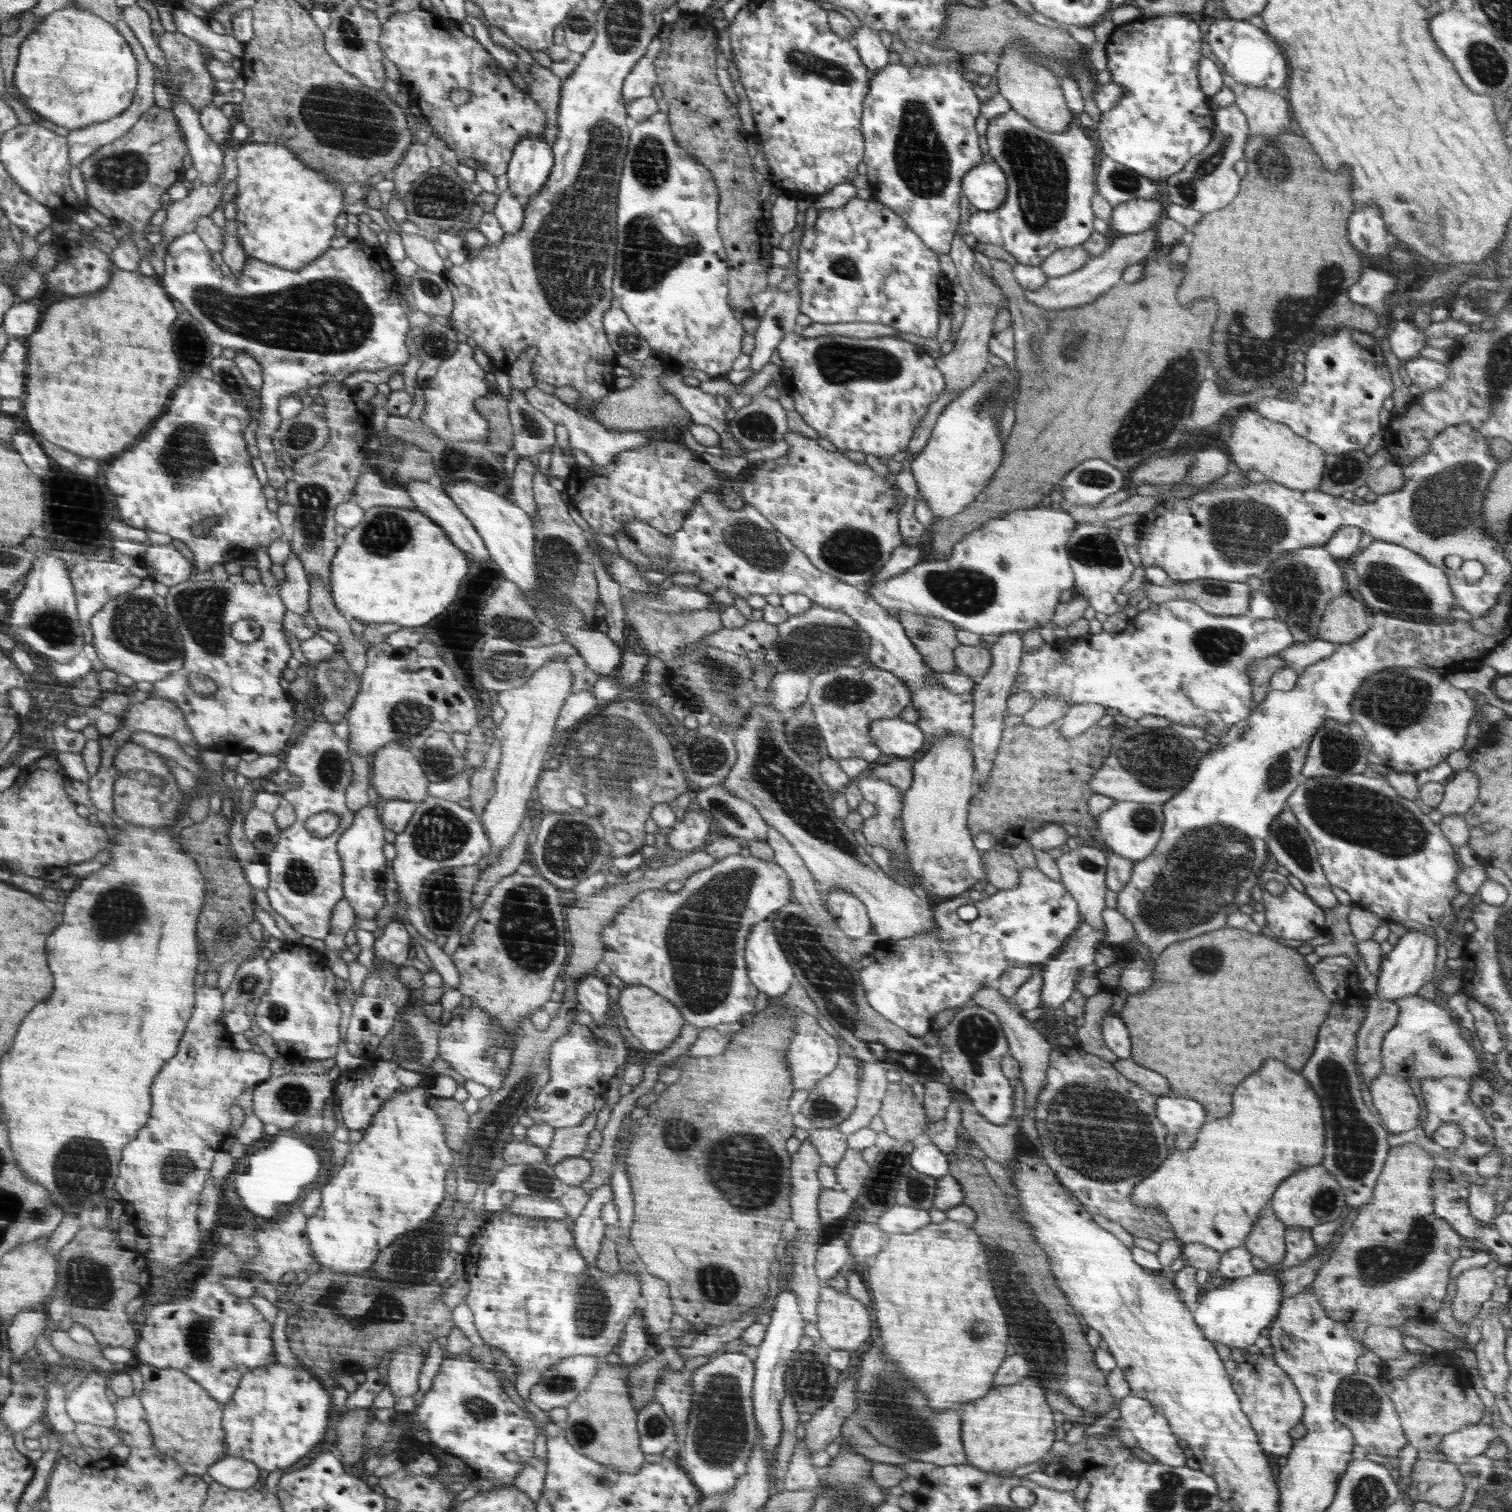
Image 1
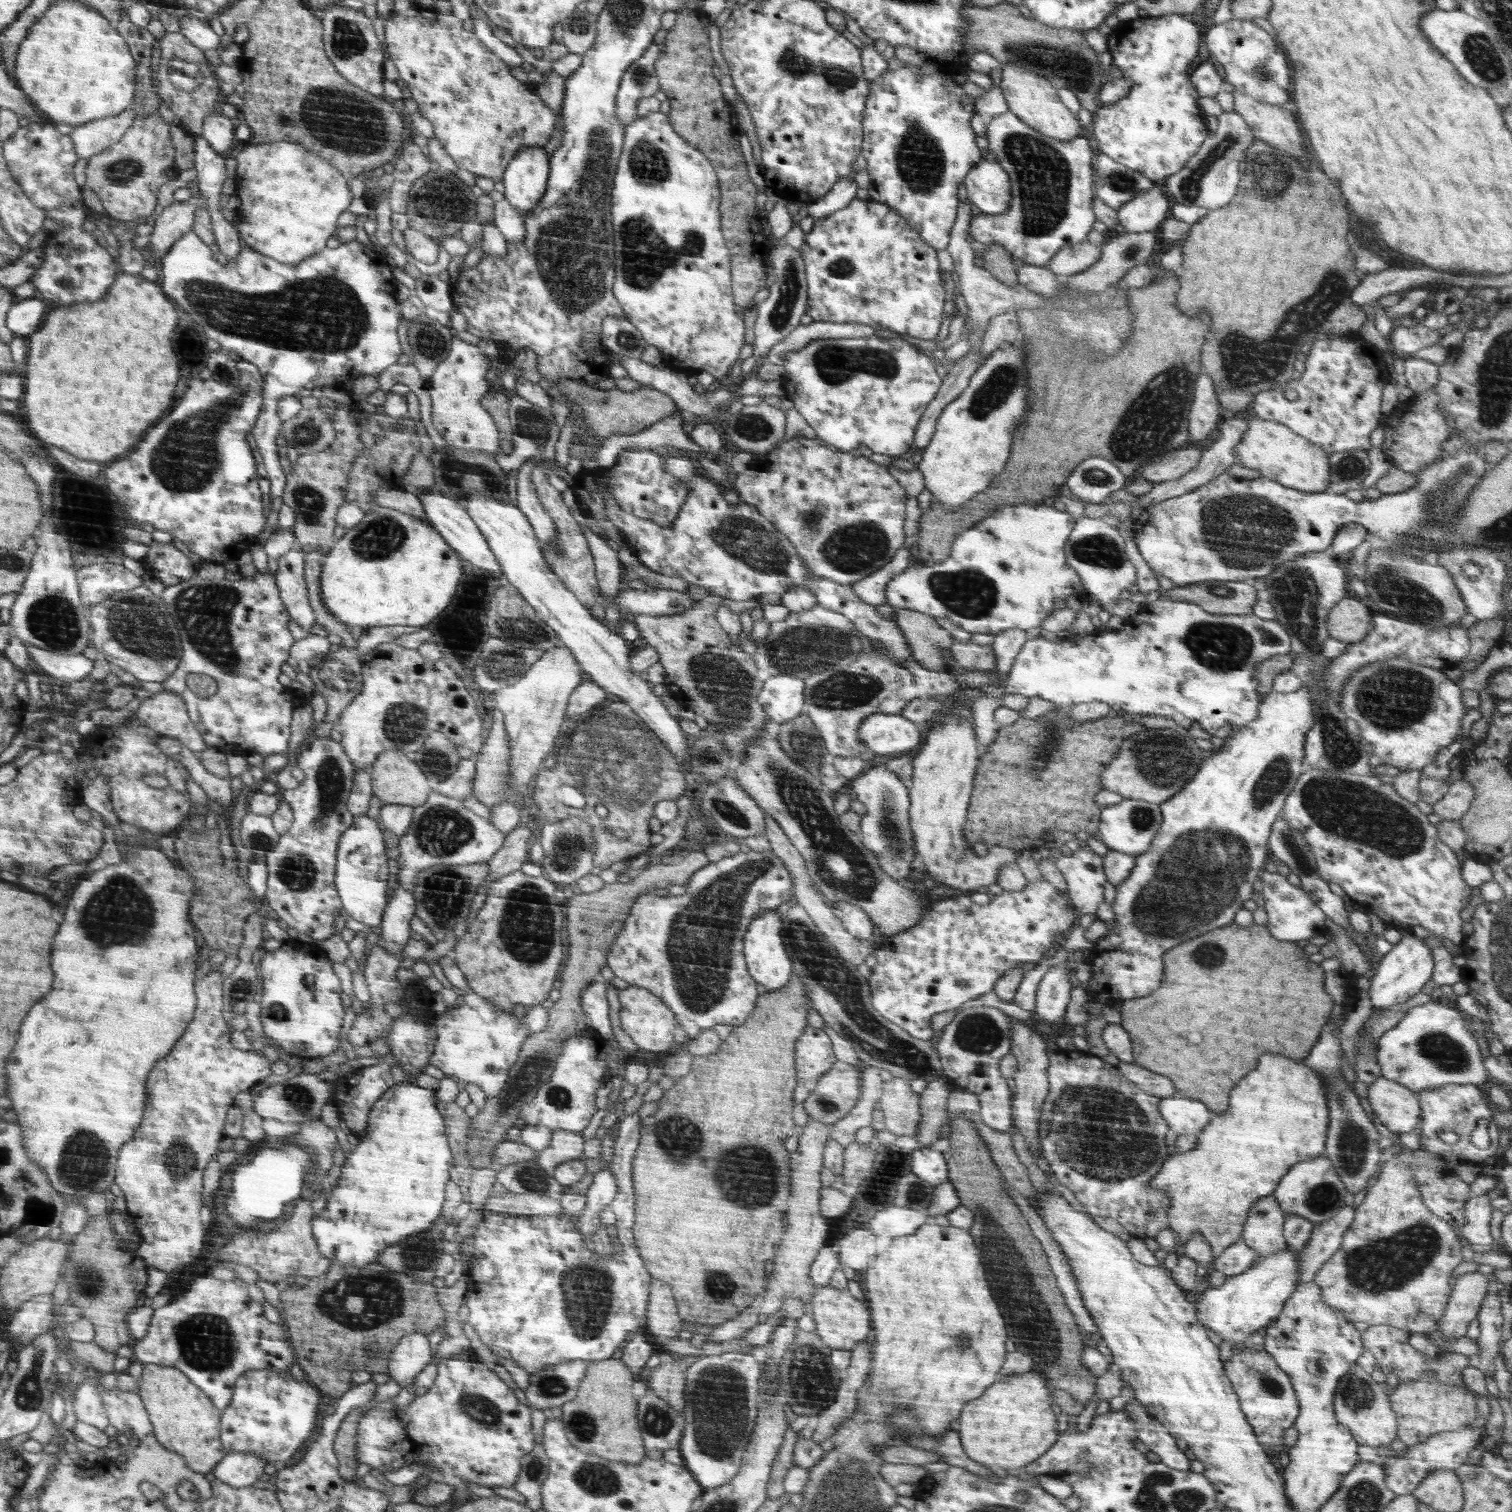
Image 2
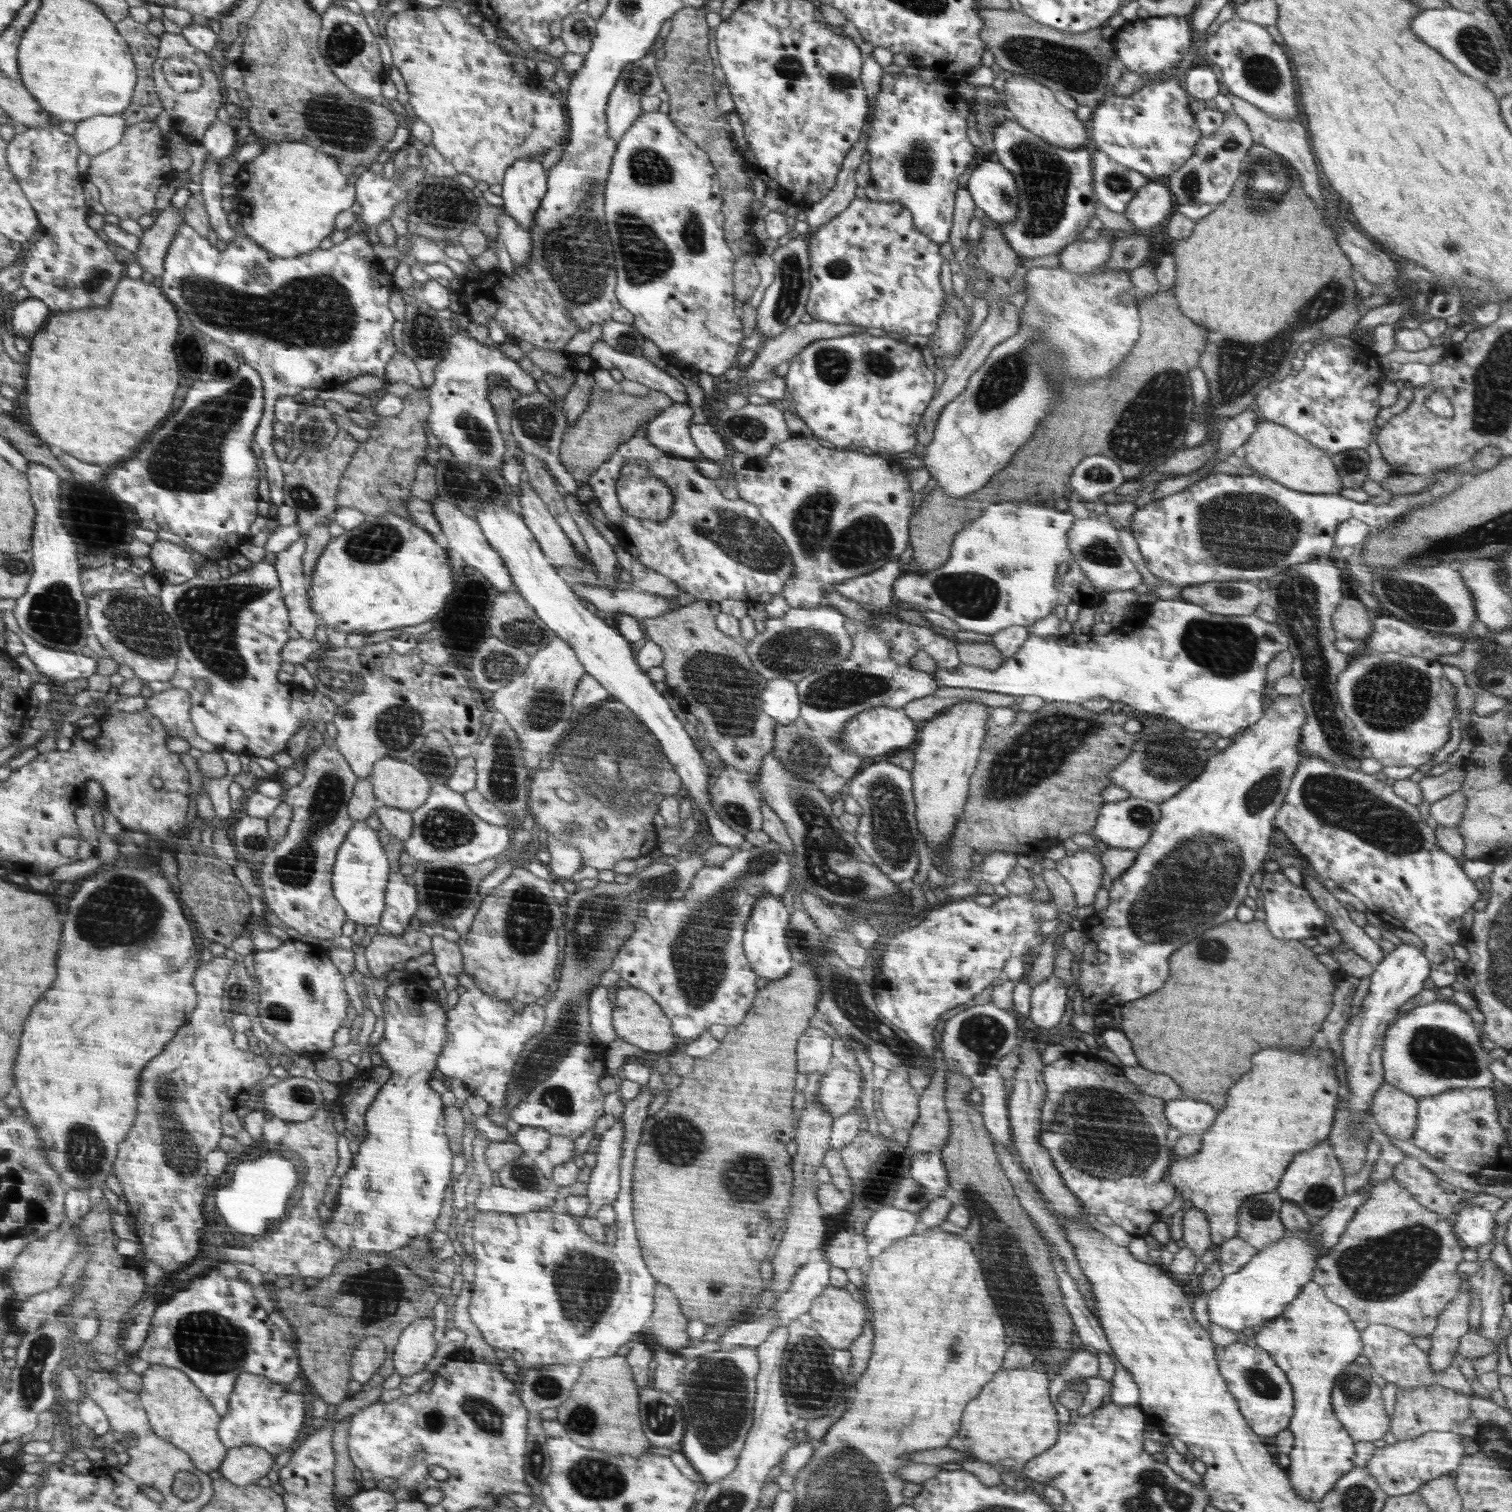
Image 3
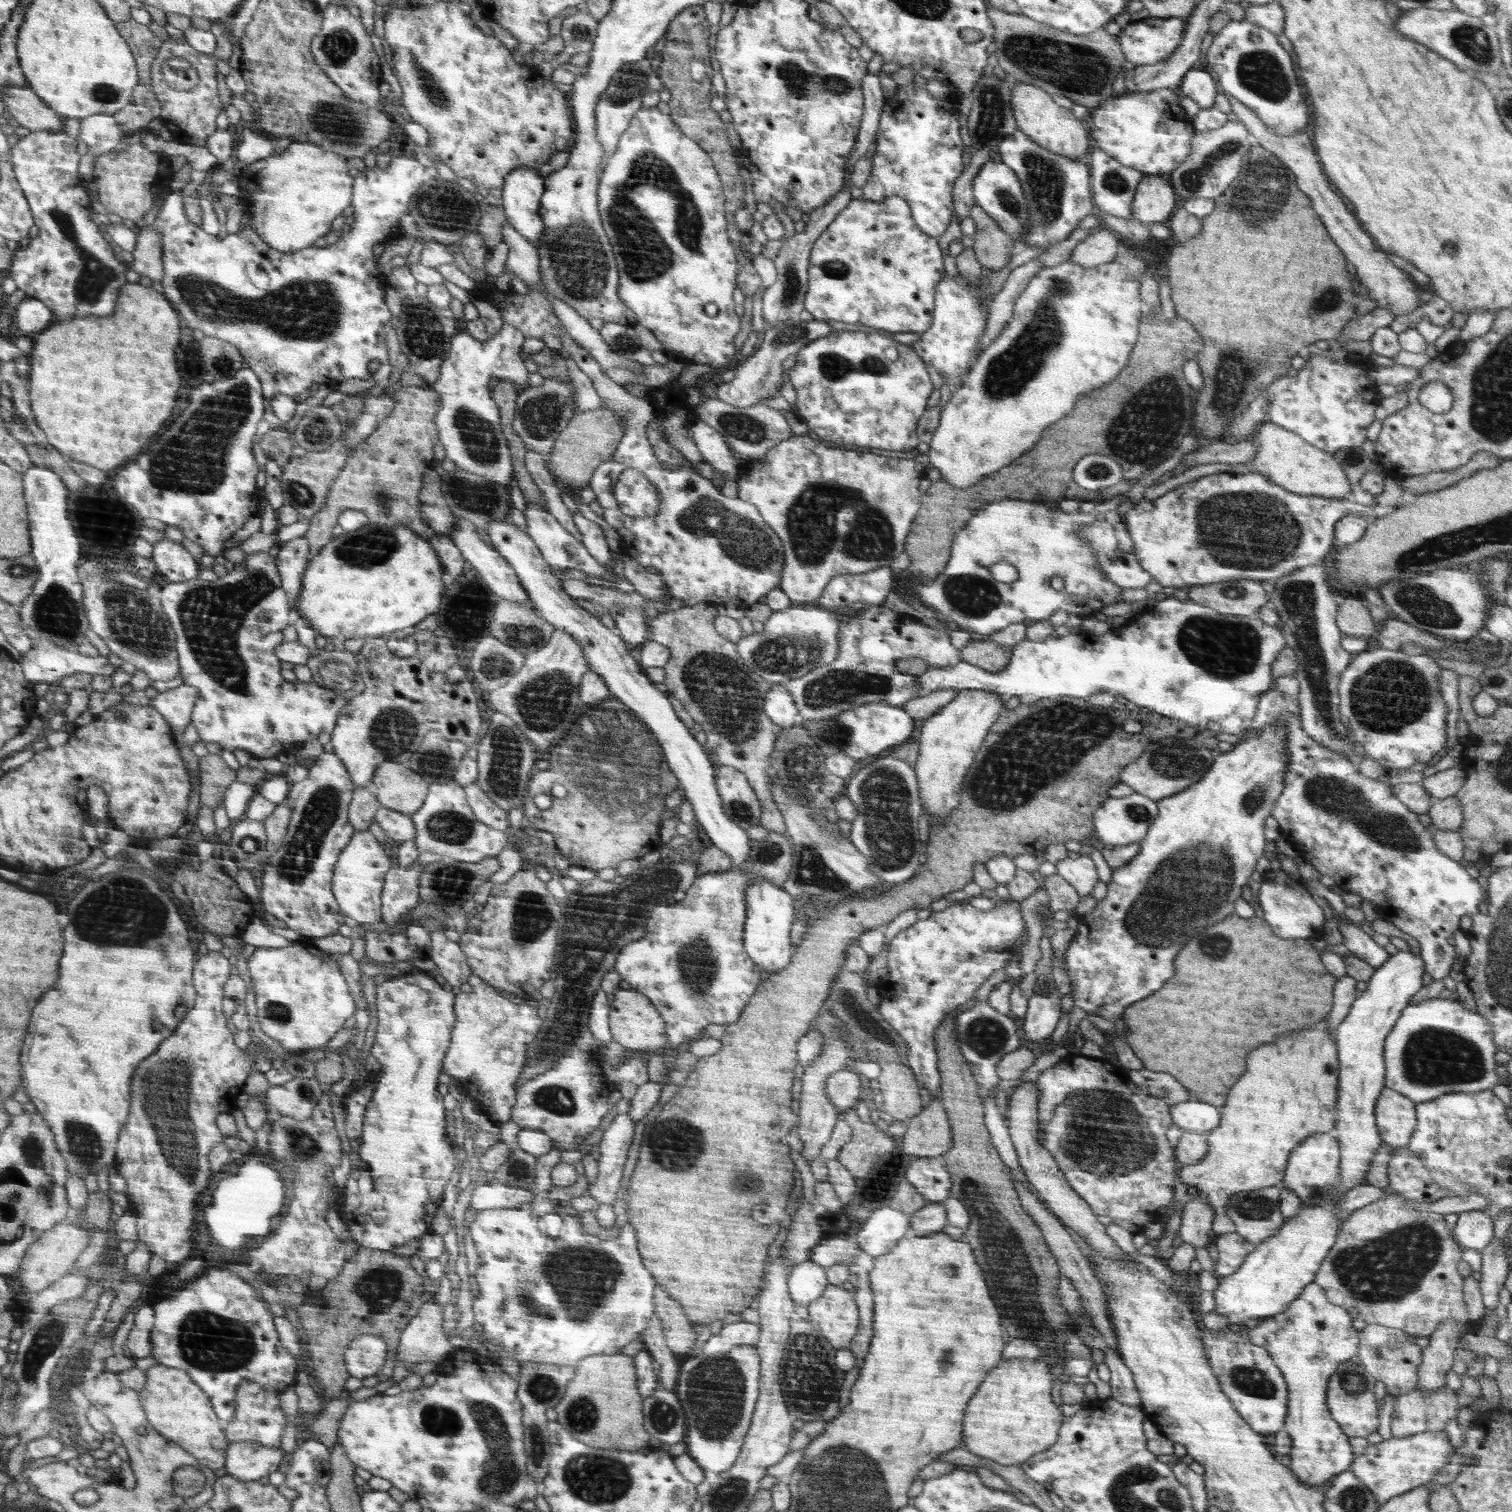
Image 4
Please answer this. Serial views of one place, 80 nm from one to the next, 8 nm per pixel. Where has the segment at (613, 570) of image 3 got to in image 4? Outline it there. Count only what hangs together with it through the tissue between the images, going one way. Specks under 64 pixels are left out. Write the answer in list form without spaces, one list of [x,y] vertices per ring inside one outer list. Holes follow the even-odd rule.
[[[580,512],[573,514],[575,525],[580,531],[582,545],[602,565],[611,559],[611,550],[600,526],[586,519]]]

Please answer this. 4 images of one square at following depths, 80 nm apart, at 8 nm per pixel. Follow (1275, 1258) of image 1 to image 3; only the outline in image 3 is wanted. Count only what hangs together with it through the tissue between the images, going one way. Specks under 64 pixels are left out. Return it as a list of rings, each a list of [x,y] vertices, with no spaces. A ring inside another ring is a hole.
[[[1276,1190],[1249,1196],[1238,1210],[1237,1236],[1257,1251],[1278,1242],[1285,1232],[1280,1220],[1282,1203]]]

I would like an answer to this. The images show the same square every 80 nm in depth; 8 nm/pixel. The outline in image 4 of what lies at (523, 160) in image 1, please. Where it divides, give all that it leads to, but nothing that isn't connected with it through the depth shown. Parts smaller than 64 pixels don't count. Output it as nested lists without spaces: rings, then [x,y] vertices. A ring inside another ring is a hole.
[[[518,167],[510,172],[502,186],[506,221],[534,246],[546,236],[546,223],[540,215],[546,179],[534,167]]]

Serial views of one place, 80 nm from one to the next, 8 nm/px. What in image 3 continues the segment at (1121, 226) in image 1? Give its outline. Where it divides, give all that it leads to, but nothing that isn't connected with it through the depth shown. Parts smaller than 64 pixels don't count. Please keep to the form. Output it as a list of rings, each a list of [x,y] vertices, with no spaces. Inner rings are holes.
[[[1150,180],[1141,188],[1123,215],[1141,230],[1162,227],[1163,223],[1174,212],[1176,202],[1165,181]]]

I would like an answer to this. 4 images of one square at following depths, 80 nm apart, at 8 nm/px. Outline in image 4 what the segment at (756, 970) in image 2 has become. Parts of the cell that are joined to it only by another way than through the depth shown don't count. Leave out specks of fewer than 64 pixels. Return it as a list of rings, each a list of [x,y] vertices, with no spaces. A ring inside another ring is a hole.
[[[752,877],[748,888],[748,932],[743,932],[743,941],[748,944],[748,952],[752,952],[752,960],[771,974],[788,967],[793,958],[790,946],[790,926],[795,922],[792,902],[794,898],[785,888]]]

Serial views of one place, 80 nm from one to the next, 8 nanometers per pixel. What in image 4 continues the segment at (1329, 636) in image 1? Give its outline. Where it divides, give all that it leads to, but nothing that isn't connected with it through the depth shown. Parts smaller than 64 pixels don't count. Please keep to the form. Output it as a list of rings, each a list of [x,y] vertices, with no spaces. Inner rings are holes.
[[[1356,598],[1339,601],[1335,621],[1343,635],[1368,638],[1378,631],[1376,620],[1370,615],[1370,606]]]

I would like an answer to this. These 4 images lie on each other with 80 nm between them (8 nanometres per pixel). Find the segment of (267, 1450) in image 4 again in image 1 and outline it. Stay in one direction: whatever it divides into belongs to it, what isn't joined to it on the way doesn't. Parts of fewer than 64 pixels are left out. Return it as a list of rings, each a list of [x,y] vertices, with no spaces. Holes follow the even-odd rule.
[[[227,1456],[226,1459],[211,1466],[209,1475],[234,1490],[252,1487],[260,1478],[259,1468],[249,1460],[238,1456]]]

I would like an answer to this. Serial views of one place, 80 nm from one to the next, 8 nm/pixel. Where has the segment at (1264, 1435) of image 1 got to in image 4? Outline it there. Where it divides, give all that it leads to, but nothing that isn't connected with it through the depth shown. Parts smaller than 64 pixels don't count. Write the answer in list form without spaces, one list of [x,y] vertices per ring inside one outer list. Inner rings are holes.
[[[1203,1325],[1201,1339],[1205,1344],[1204,1356],[1233,1407],[1250,1428],[1262,1436],[1282,1430],[1287,1415],[1288,1387],[1270,1354],[1265,1348],[1252,1344],[1240,1332],[1233,1332],[1228,1327],[1221,1335],[1211,1335],[1209,1332]]]

